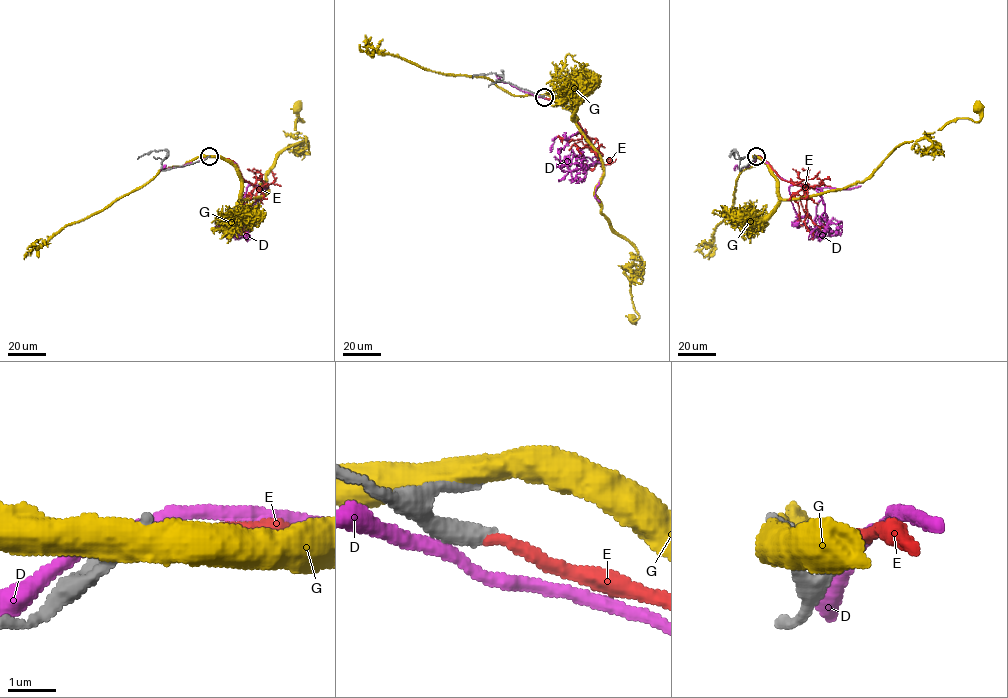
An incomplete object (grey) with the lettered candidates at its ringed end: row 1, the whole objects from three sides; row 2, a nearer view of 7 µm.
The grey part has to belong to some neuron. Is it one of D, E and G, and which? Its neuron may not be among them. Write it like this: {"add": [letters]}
{"add": ["E"]}

